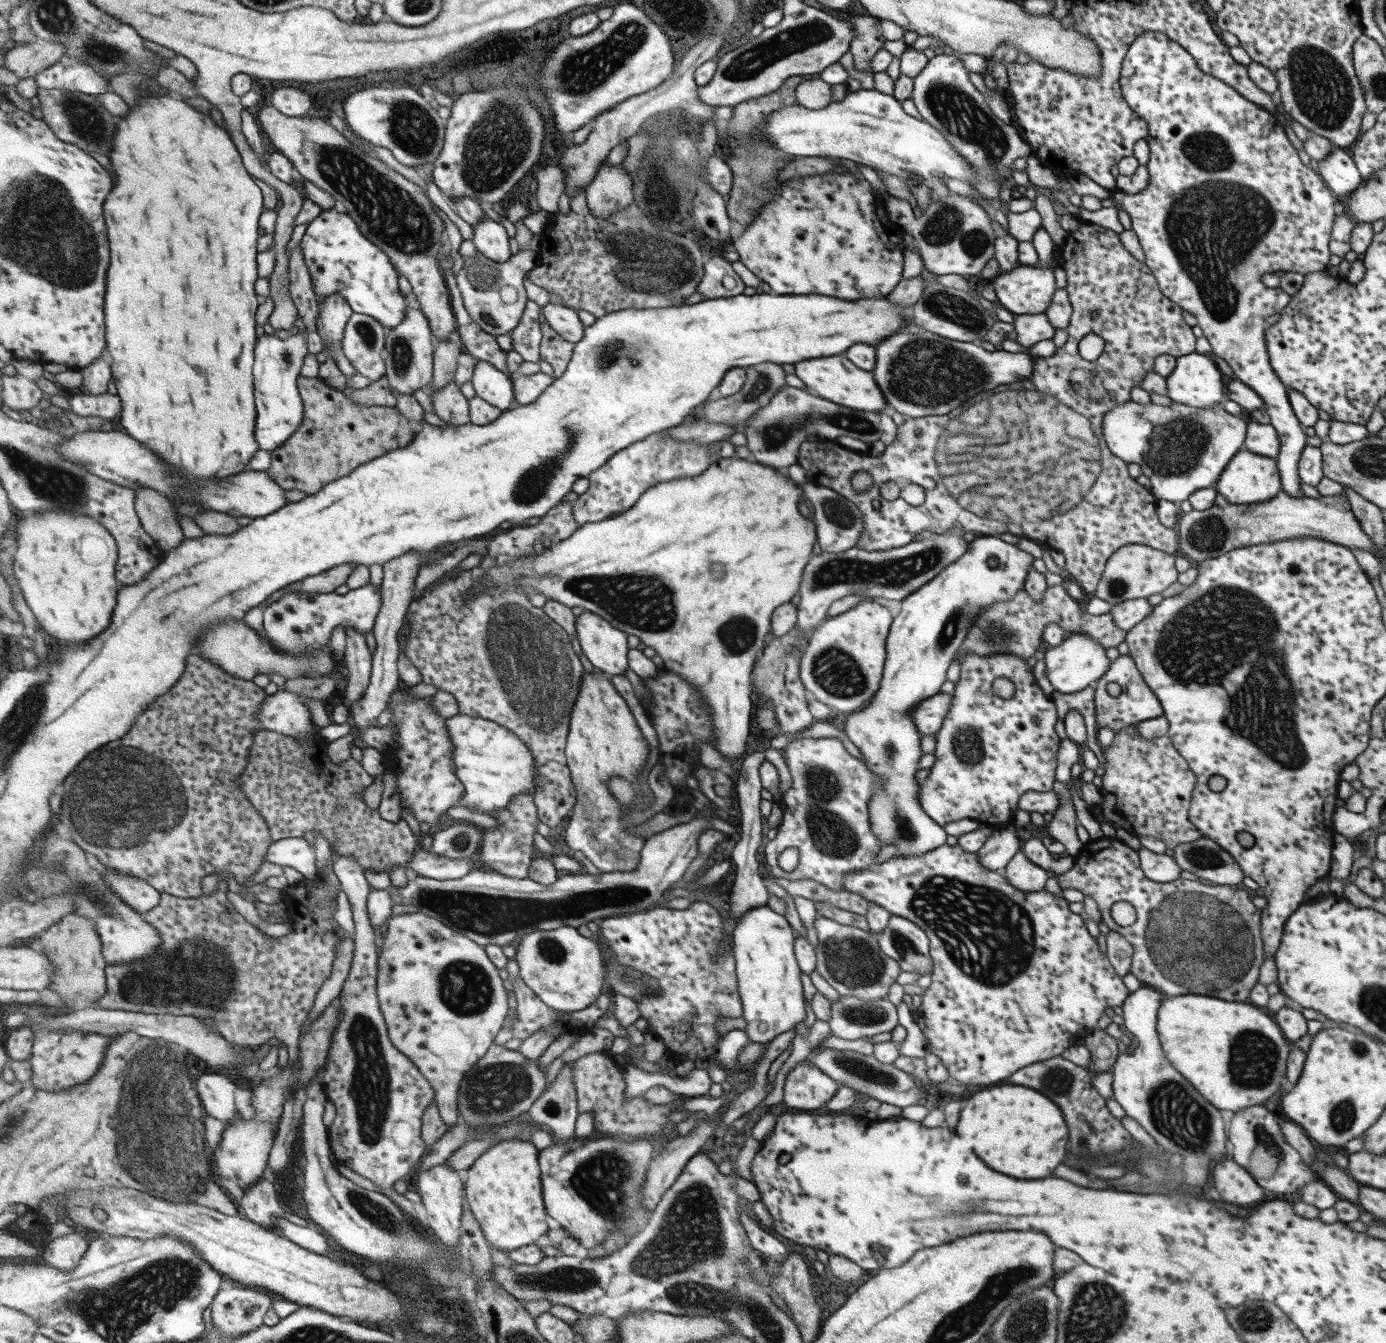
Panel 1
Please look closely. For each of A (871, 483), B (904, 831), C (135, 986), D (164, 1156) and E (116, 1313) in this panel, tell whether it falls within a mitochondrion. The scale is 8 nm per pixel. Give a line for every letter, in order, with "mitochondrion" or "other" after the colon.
A: other
B: mitochondrion
C: mitochondrion
D: mitochondrion
E: mitochondrion

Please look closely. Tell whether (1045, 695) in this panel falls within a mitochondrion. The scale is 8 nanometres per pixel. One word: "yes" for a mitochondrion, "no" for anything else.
no

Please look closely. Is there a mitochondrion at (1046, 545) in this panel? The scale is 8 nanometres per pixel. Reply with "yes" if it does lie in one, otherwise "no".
no

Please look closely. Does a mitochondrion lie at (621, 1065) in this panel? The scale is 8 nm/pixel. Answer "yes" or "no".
no

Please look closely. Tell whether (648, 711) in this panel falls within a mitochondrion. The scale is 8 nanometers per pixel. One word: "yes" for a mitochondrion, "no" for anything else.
no

